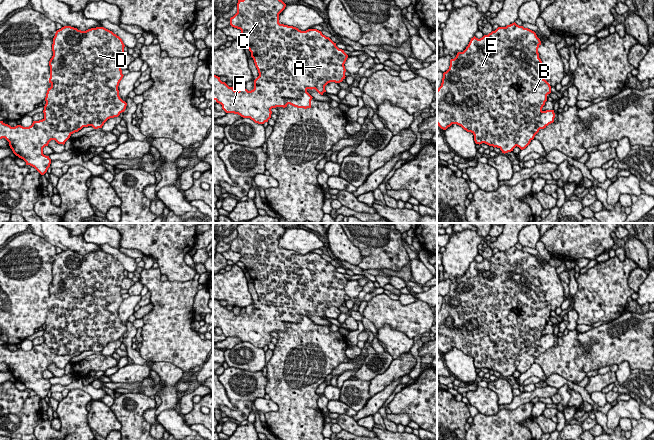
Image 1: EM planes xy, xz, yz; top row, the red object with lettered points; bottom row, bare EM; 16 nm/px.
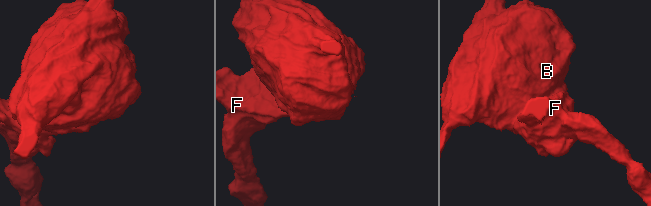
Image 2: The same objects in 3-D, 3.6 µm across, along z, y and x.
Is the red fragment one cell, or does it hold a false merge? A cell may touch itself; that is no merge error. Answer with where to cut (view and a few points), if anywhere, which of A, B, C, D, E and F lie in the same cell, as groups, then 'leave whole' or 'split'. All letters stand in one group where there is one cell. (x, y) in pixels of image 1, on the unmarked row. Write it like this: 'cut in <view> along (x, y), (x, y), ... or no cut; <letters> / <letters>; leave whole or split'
cut in xz along (258, 300), (276, 306), (281, 320), (306, 316); A B C D E / F; split

